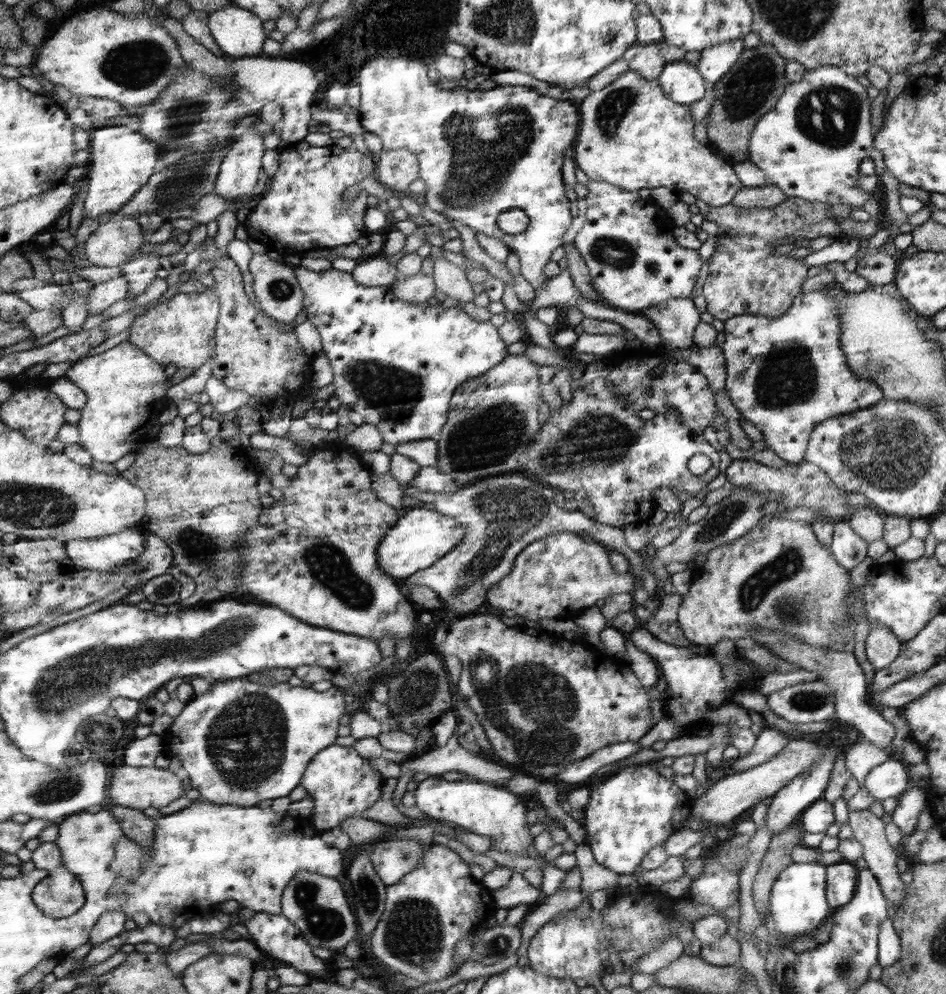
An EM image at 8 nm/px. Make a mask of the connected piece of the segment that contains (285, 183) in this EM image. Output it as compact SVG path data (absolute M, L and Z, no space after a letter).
M308 141L291 143L279 150L280 164L272 180L270 190L257 196L258 200L252 205L252 210L244 224L248 237L252 241L264 244L269 250L281 252L284 256L289 254L300 255L317 249L329 250L330 248L347 247L358 242L362 236L364 224L362 218L366 214L366 198L368 192L358 193L354 201L344 201L344 192L352 186L364 182L366 177L374 177L374 160L372 154L341 148L335 144L316 146Z

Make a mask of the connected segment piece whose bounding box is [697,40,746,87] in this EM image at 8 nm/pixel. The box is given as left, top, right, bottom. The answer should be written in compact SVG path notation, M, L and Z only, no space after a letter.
M730 40L702 51L697 68L709 87L714 86L739 62L745 48L743 40Z

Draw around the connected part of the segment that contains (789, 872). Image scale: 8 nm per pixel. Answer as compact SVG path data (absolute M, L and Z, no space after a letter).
M792 863L787 866L771 888L770 904L775 920L774 930L787 939L798 935L814 935L820 930L820 924L832 915L827 900L827 872L821 864Z

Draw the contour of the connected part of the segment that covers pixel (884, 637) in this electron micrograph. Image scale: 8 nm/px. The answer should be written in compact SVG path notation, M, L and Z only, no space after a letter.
M877 626L870 630L865 642L866 656L874 669L884 669L890 666L901 652L902 641L891 628L885 626Z

